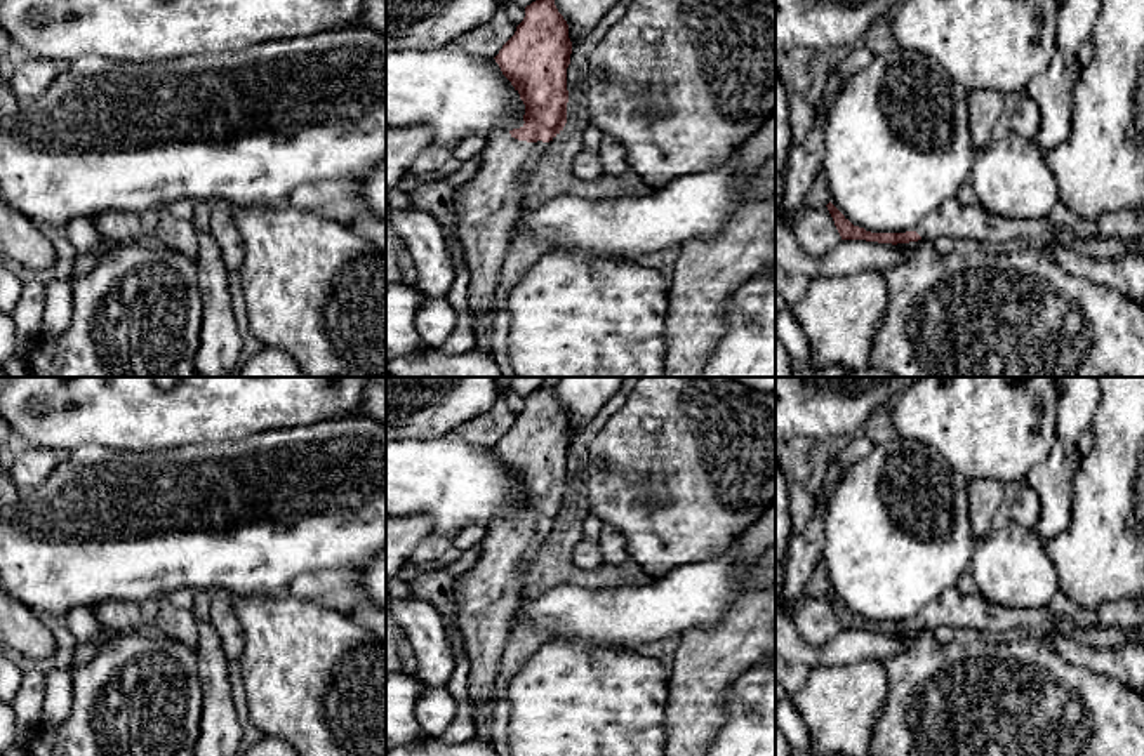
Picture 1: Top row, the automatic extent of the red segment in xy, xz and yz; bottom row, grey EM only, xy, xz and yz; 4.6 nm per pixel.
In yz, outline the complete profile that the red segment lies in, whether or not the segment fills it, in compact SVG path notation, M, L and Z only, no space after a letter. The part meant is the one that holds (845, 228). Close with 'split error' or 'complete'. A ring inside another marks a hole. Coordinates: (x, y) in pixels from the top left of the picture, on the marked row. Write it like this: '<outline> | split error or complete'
M949 198L942 207L925 217L915 231L871 233L854 226L831 202L826 205L841 240L866 240L878 243L909 243L925 238L934 242L939 236L967 238L988 249L1001 249L1008 243L1045 247L1055 243L1085 254L1092 259L1144 257L1144 238L1116 236L1076 236L1071 231L1055 229L1047 219L1007 219L986 210L979 202L961 205Z | split error

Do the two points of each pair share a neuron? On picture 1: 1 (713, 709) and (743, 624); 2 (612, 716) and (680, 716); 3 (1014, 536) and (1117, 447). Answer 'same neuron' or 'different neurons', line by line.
1: same neuron
2: different neurons
3: different neurons

